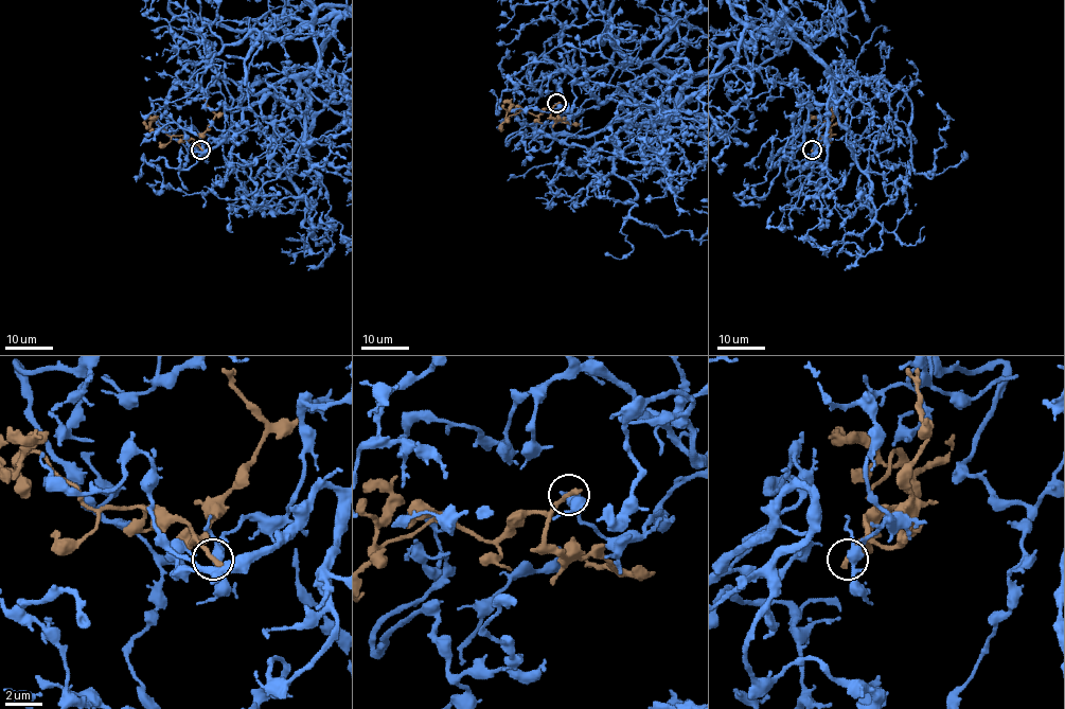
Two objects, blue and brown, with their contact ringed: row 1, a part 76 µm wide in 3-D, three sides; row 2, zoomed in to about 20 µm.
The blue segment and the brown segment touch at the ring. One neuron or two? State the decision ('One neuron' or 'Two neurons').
Two neurons

